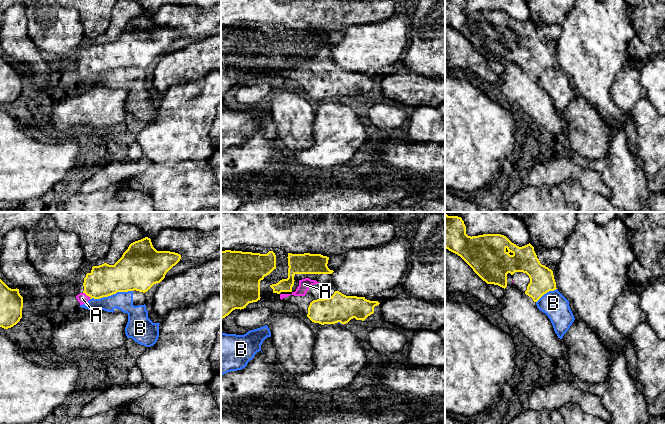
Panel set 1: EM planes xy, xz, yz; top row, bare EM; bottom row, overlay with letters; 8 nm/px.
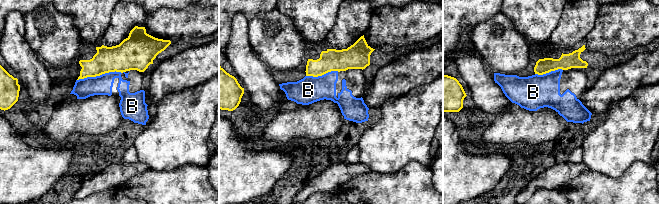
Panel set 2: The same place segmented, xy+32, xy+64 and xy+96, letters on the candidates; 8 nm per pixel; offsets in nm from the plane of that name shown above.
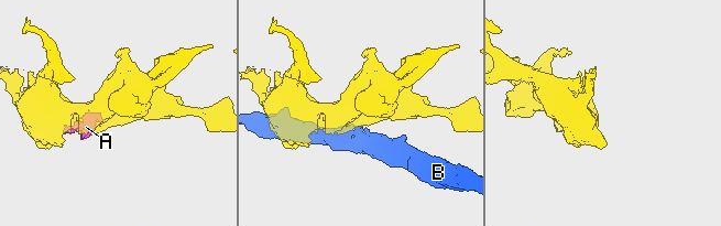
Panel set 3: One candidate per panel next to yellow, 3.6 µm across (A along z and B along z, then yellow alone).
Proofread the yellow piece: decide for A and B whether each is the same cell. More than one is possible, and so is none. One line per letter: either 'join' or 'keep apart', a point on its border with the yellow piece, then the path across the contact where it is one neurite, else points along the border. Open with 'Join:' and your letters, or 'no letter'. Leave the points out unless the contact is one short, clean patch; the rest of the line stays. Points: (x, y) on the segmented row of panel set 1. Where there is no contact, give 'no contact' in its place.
Join: A
A: join; meets yellow in xy at (87, 295)
B: keep apart; meets yellow in xy at (111, 294); border along xy (132, 290), (90, 299)

